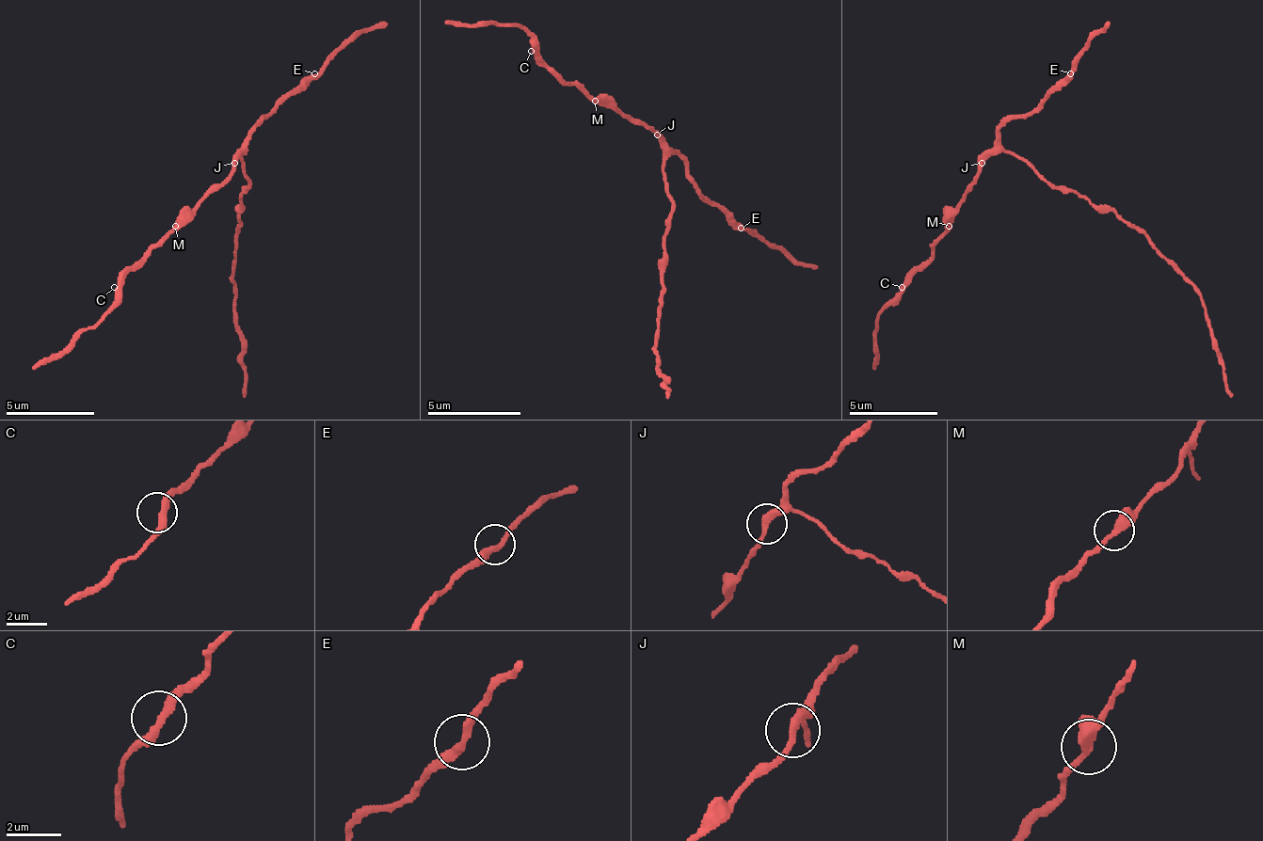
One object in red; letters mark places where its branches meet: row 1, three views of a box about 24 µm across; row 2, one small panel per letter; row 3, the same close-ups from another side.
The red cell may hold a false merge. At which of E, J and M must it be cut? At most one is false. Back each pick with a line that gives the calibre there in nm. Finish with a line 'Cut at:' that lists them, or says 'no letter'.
Cut at: no letter

